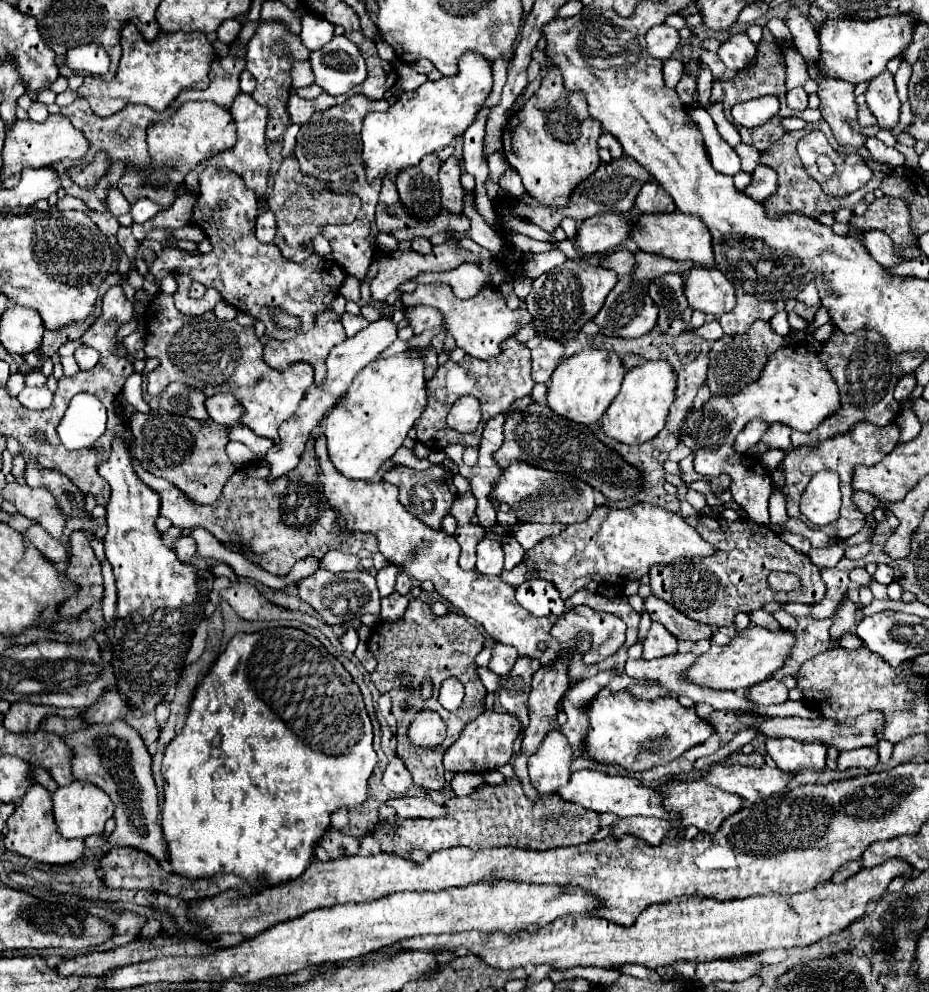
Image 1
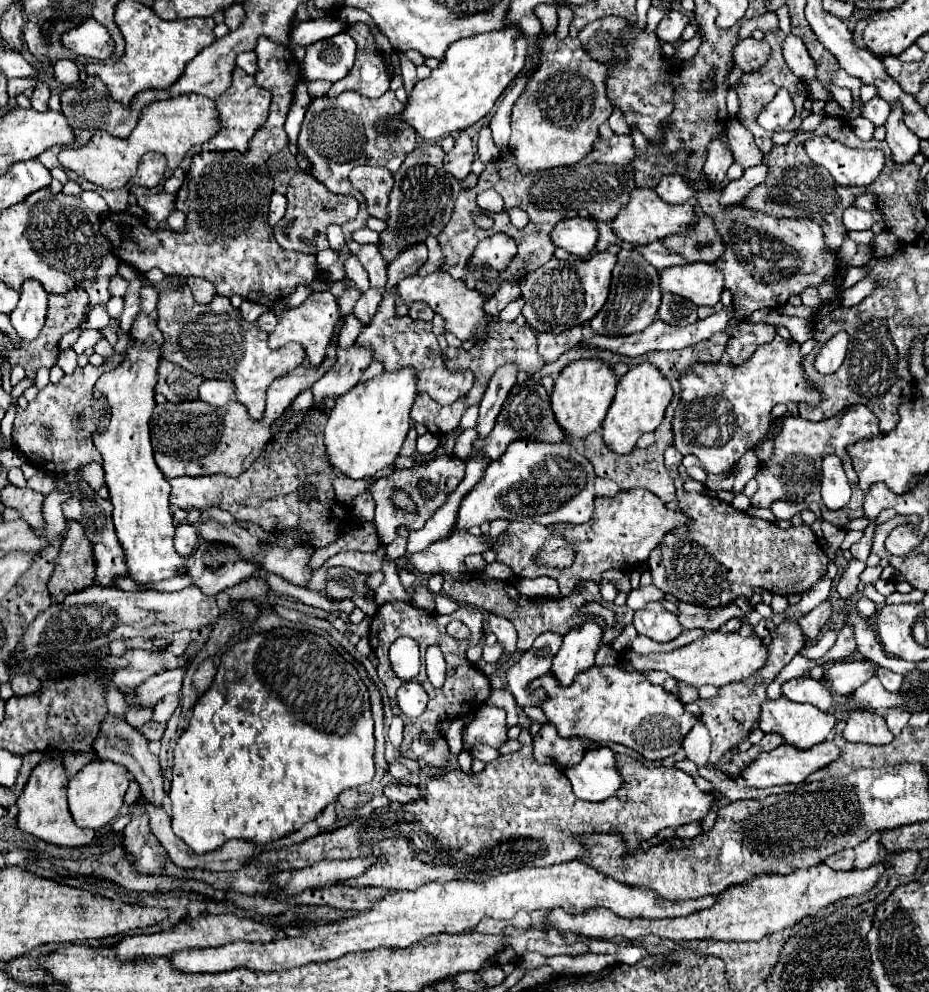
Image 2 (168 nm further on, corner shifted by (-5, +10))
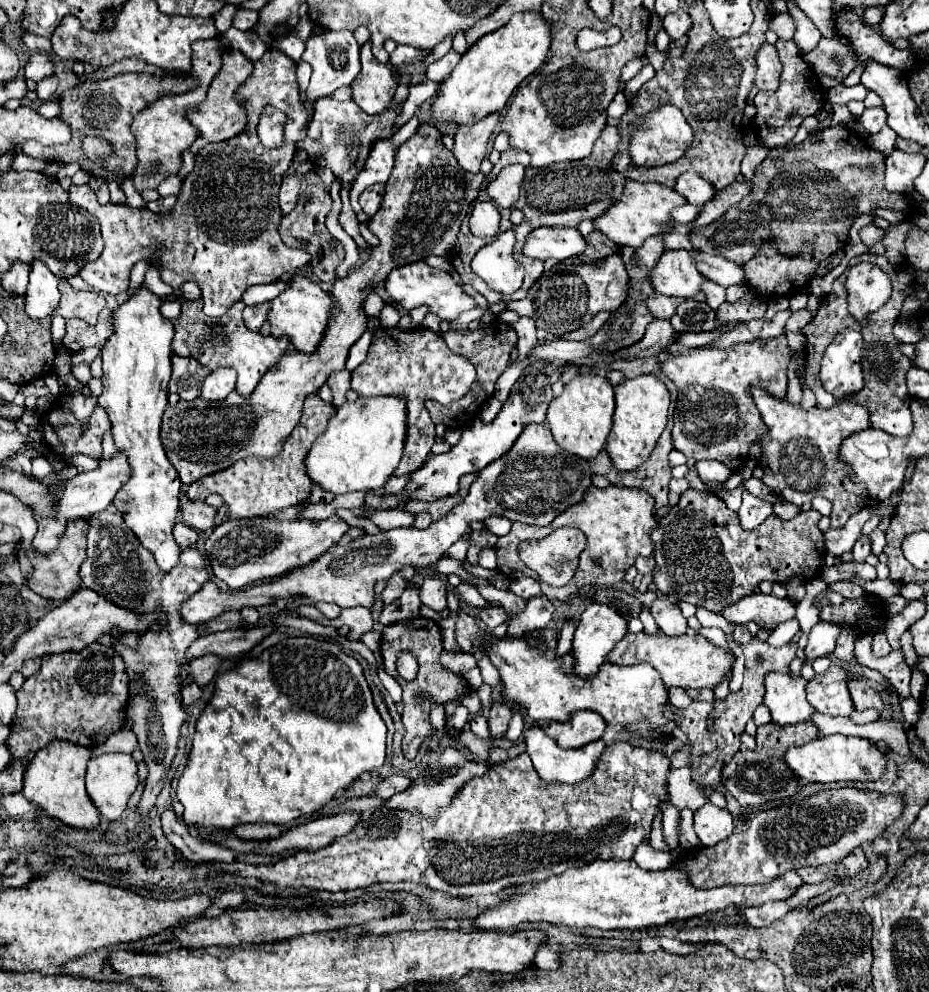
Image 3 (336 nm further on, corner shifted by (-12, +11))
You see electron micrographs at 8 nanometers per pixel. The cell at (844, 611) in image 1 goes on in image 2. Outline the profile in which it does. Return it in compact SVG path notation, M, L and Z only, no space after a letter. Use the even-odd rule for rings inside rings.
M851 560L847 570L841 574L839 582L837 582L837 592L841 594L843 600L851 600L855 590L857 590L857 584L859 584L859 574L865 570L865 562L861 560Z

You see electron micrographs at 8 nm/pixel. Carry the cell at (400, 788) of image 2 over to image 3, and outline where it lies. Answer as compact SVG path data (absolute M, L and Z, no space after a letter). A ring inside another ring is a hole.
M390 775L376 787L376 795L382 797L382 799L390 799L392 795L406 791L410 787L410 783L412 781L408 777L404 777L404 775Z

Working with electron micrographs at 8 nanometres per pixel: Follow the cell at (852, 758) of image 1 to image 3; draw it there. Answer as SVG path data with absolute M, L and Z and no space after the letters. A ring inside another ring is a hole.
M852 679L848 683L848 689L850 689L850 695L852 695L852 701L854 701L854 709L856 711L866 711L866 709L884 711L884 703L882 703L880 695L872 687L868 687L866 681Z

